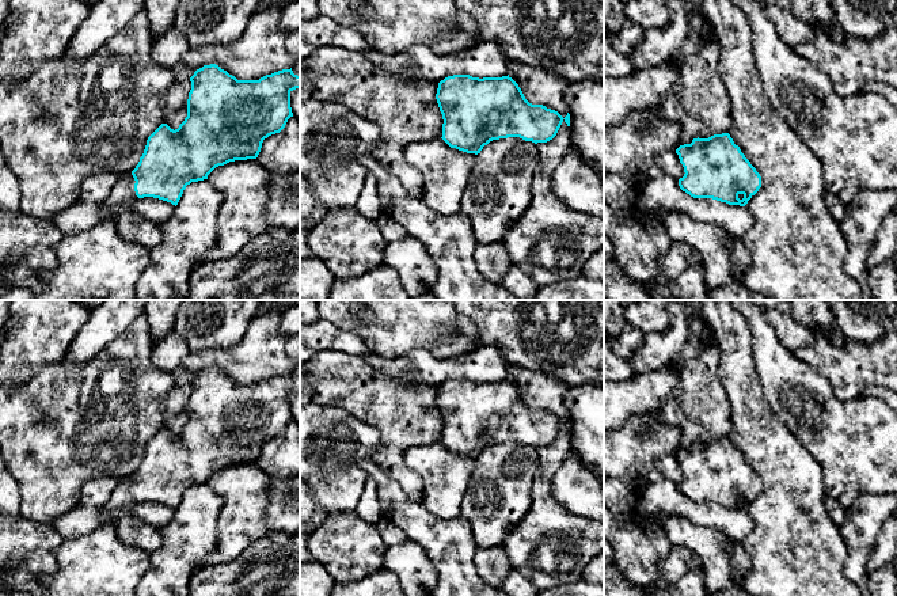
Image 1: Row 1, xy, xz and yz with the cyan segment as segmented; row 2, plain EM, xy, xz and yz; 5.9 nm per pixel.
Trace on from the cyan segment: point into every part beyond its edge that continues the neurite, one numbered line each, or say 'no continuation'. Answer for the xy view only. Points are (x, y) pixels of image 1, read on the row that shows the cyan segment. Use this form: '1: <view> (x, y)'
1: xy (97, 264)

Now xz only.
no continuation

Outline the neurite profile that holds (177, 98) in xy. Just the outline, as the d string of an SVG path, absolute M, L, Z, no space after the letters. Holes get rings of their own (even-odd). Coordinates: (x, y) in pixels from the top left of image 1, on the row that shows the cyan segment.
M190 79L182 81L175 80L168 88L163 124L167 124L174 130L178 129L187 117L187 99L190 90Z

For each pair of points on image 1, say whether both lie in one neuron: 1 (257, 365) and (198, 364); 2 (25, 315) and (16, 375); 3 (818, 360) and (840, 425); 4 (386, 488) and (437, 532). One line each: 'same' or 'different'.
1: same
2: same
3: different
4: same

